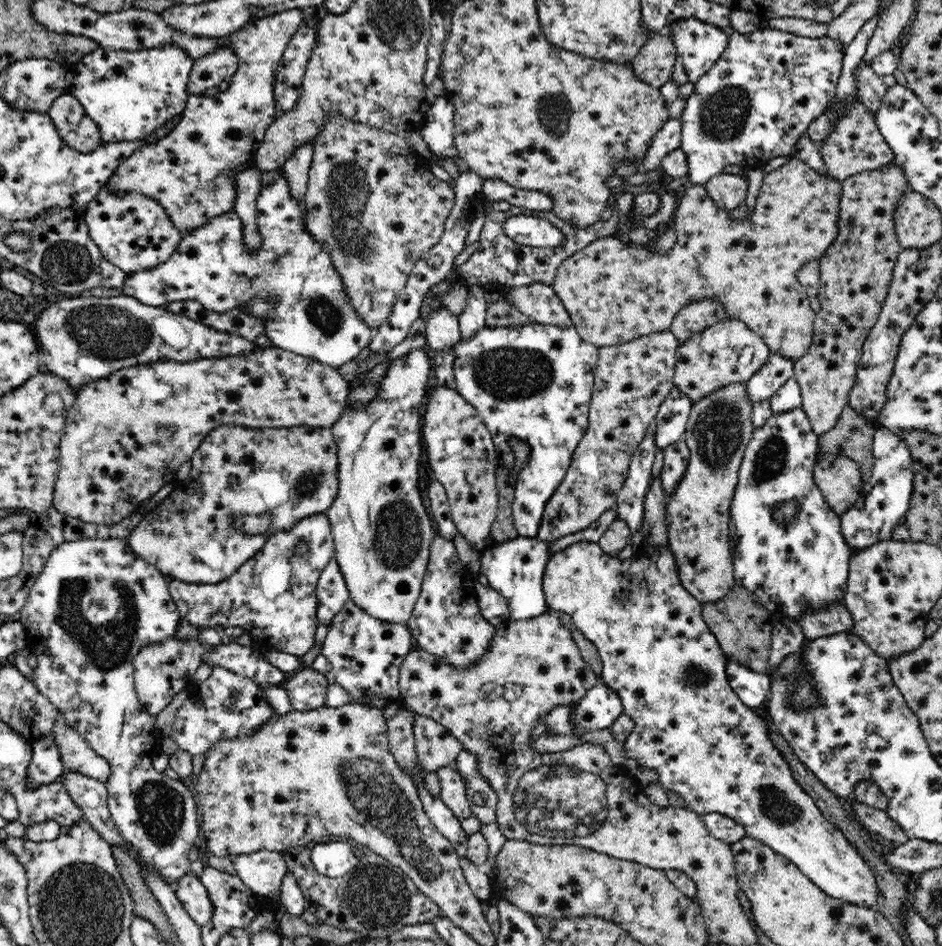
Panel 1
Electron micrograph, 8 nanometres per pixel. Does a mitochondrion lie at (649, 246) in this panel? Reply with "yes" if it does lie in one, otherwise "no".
no

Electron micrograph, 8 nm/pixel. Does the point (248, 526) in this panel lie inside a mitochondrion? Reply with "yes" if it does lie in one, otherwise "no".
yes

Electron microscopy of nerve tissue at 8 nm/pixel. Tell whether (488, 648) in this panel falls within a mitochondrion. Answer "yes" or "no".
no

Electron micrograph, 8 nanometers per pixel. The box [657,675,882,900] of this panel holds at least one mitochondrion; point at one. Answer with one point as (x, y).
(782, 810)

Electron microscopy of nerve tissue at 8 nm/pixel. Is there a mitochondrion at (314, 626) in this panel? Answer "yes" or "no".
no

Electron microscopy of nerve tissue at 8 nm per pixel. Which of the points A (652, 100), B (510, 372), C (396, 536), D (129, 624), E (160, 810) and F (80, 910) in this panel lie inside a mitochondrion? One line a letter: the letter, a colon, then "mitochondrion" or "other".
A: other
B: mitochondrion
C: mitochondrion
D: mitochondrion
E: mitochondrion
F: mitochondrion

